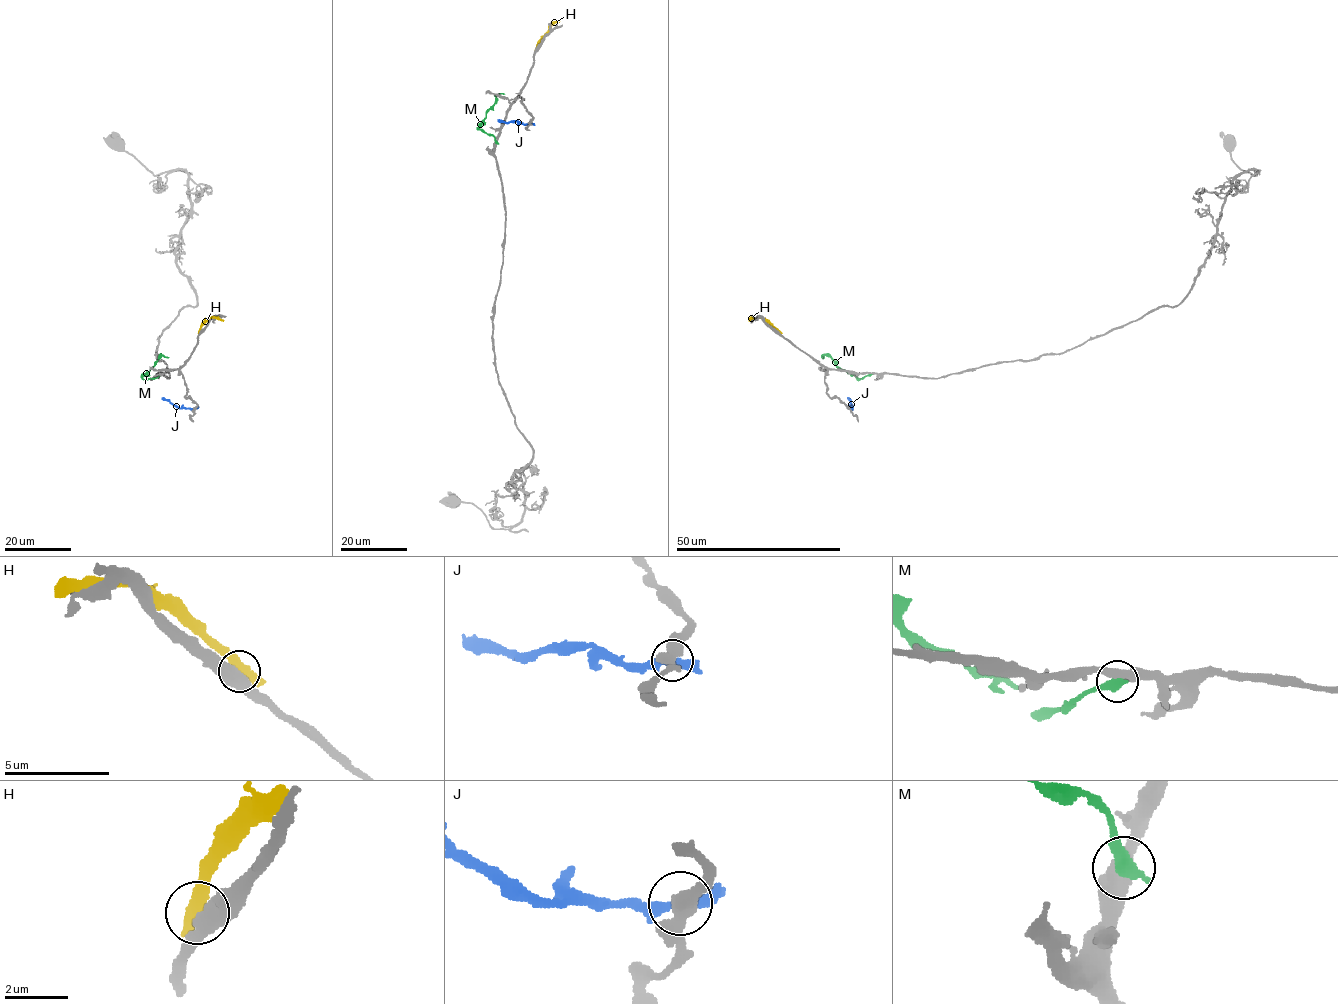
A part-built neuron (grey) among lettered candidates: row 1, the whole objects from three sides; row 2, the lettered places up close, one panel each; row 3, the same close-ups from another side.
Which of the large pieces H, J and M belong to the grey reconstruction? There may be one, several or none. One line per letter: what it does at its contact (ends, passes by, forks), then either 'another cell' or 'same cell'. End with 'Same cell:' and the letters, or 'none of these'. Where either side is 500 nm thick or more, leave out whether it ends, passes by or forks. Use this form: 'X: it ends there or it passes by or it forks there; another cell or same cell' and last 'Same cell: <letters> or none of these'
H: another cell
J: it passes by; another cell
M: another cell
Same cell: none of these

